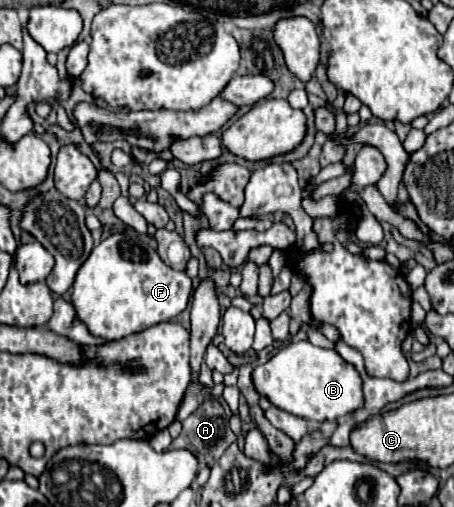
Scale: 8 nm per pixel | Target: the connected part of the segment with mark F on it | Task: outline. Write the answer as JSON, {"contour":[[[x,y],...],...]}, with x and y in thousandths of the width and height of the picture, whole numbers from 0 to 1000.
{"contour":[[[267,460],[240,464],[205,487],[196,511],[170,535],[156,598],[200,661],[244,673],[377,633],[412,606],[421,578],[425,554],[407,535],[377,531],[337,487]]]}

